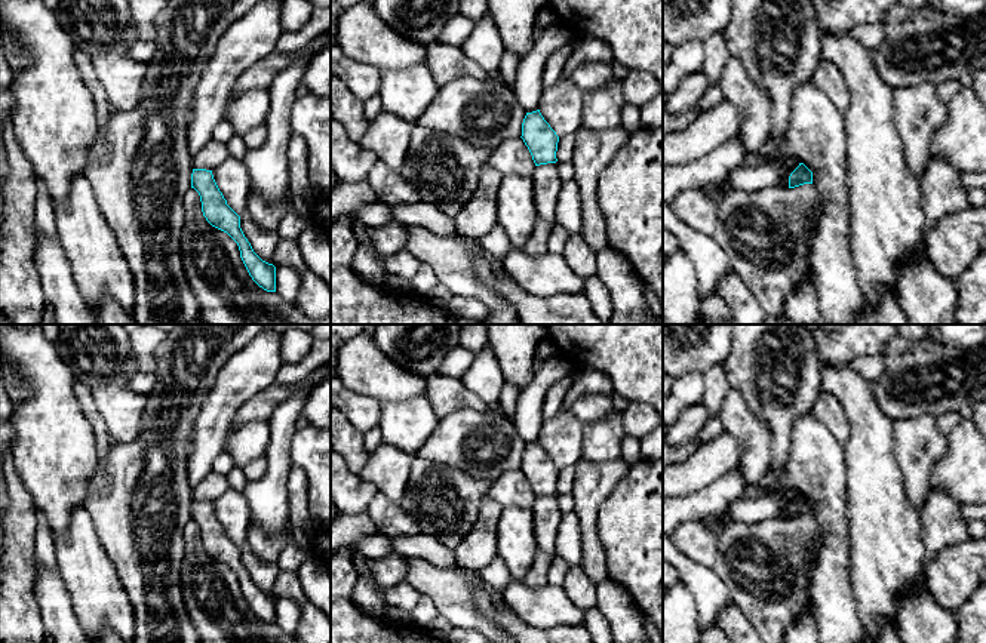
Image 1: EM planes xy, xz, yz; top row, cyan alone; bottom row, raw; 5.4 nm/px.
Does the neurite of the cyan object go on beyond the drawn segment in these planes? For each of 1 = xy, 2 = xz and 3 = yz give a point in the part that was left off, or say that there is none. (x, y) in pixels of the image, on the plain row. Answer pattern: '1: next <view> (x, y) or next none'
1: next none
2: next none
3: next none

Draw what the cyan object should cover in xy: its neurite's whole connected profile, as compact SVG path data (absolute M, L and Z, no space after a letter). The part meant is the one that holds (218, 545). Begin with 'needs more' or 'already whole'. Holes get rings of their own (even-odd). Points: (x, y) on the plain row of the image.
already whole; M193 501L191 520L202 533L202 544L206 553L227 564L239 578L240 590L252 612L267 624L276 624L276 599L262 593L252 581L240 560L240 548L227 536L219 523L212 502Z

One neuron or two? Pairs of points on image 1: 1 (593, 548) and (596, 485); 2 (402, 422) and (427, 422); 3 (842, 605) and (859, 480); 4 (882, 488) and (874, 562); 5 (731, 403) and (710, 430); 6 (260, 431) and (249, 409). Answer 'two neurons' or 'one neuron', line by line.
1: one neuron
2: one neuron
3: two neurons
4: one neuron
5: two neurons
6: two neurons

